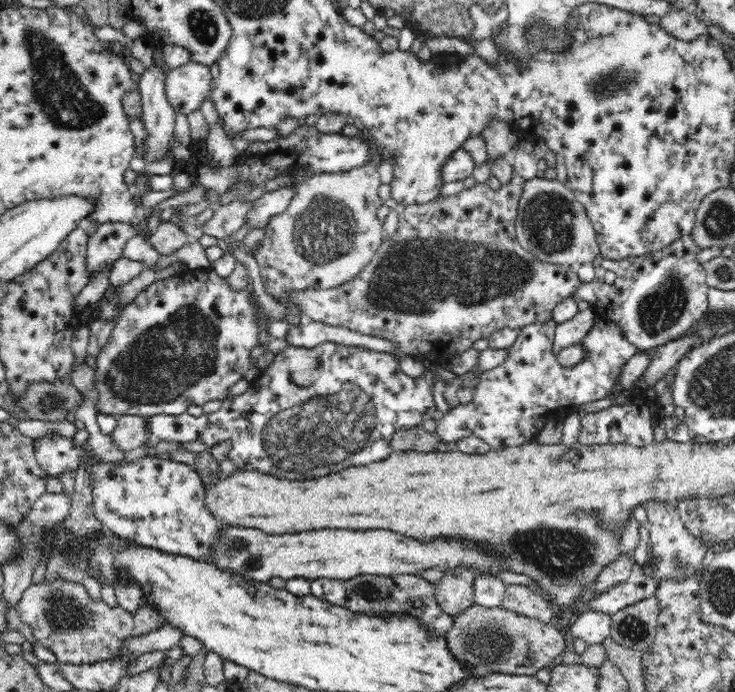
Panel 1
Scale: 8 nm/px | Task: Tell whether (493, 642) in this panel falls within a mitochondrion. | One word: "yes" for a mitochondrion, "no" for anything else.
yes

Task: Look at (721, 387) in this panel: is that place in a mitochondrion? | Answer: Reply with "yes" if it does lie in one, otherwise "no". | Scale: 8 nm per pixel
yes

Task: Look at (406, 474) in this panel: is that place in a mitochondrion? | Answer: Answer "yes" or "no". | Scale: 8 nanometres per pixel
no

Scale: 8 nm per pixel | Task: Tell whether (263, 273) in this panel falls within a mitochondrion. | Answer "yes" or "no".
no

